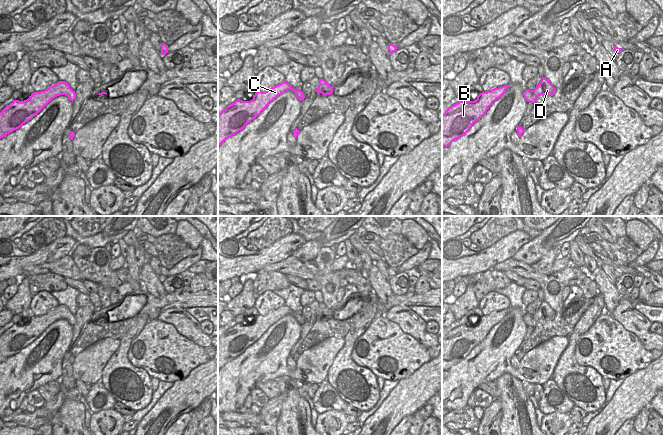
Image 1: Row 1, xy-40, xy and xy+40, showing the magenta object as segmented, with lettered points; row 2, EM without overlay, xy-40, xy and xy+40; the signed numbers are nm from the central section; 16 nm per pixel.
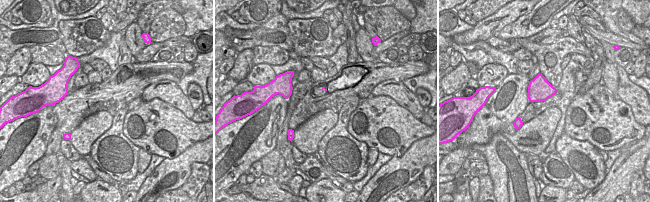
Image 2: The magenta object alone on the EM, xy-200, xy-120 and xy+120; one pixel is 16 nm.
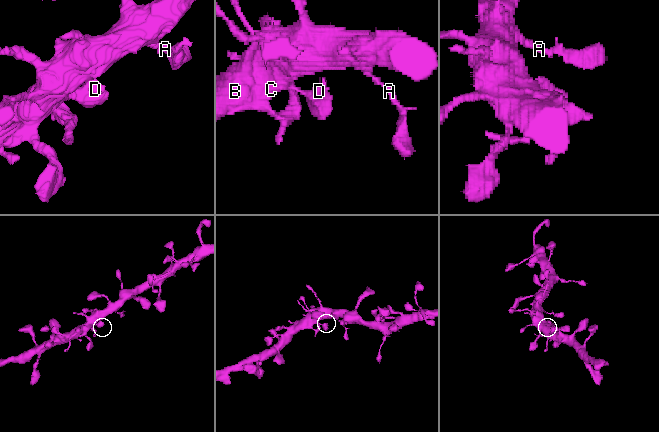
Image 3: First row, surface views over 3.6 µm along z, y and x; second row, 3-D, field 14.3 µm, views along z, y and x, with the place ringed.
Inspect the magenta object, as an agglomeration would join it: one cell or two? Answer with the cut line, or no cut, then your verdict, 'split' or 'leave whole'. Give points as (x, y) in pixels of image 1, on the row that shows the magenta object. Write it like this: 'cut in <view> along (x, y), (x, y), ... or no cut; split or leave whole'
no cut; leave whole

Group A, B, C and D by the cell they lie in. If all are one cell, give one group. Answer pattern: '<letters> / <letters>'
A B C D

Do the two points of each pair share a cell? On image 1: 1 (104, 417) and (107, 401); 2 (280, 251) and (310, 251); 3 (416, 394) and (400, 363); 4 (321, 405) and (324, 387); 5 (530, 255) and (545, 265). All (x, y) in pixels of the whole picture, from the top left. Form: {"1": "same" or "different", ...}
{"1": "different", "2": "different", "3": "different", "4": "same", "5": "different"}

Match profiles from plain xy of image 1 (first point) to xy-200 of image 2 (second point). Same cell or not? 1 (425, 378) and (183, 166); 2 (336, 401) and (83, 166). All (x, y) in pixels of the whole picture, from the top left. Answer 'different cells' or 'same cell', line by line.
1: same cell
2: same cell

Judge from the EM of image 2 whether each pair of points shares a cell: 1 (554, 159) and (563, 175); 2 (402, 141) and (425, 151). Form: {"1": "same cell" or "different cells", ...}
{"1": "same cell", "2": "different cells"}

